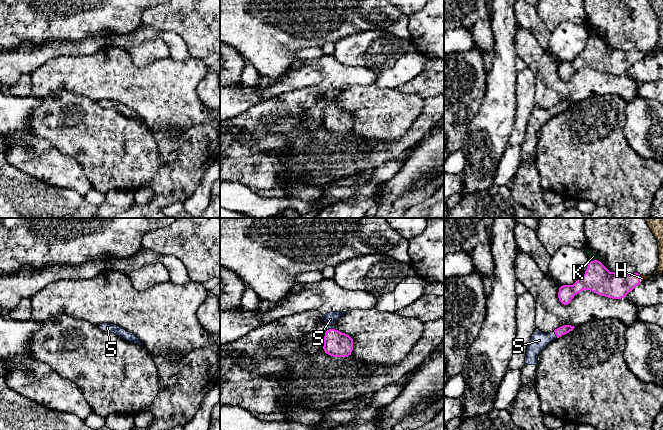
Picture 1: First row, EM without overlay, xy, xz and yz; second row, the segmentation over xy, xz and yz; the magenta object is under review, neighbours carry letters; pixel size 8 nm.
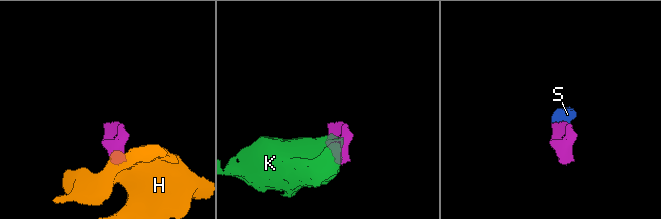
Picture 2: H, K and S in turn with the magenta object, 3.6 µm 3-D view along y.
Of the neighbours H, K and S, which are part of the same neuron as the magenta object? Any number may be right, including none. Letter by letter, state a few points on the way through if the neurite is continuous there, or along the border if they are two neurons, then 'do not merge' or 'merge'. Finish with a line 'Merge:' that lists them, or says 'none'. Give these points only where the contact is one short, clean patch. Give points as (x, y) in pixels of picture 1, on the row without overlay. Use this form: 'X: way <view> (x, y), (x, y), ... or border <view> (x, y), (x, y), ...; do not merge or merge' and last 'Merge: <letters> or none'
H: way yz (613, 61), (639, 55), (642, 54); merge
K: border yz (590, 35), (599, 37); do not merge
S: way xz (337, 120), (331, 111), (331, 105), (330, 95); merge
Merge: H, S

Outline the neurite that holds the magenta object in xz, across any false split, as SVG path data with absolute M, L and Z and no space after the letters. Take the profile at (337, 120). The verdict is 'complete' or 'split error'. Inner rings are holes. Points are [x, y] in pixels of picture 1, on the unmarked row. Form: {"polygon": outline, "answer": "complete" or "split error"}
{"polygon": "M330 88L323 91L327 107L324 112L323 125L333 133L348 133L353 126L353 115L336 105L336 97L347 88Z", "answer": "split error"}

